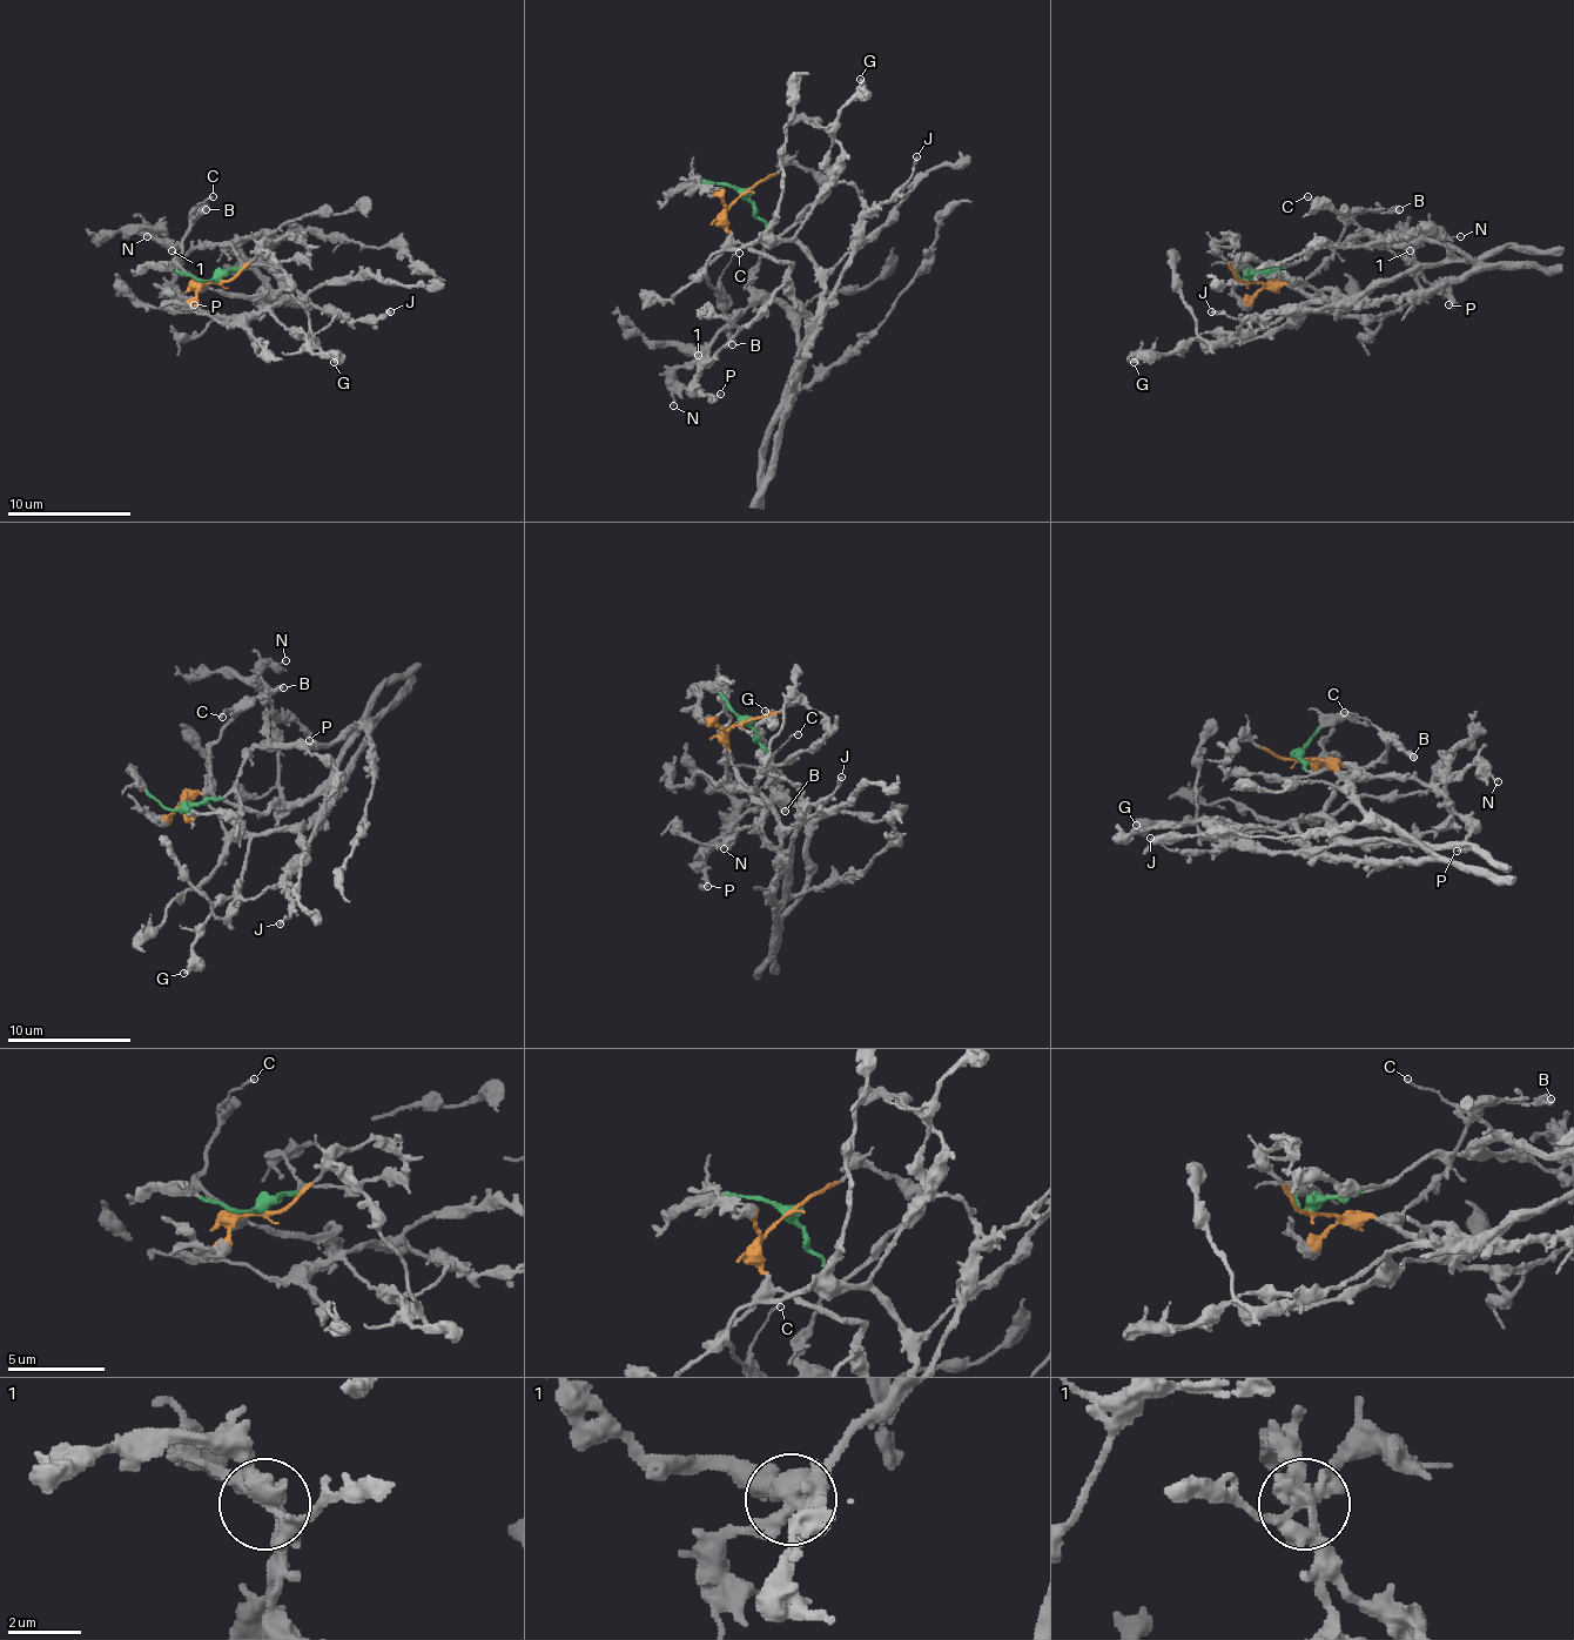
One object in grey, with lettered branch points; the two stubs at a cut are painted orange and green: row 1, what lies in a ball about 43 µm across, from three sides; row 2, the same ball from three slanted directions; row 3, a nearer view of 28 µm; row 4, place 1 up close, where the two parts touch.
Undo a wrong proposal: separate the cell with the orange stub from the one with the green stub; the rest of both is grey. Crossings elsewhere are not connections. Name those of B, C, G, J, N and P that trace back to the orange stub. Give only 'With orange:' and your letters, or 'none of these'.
With orange: B, C, G, J

